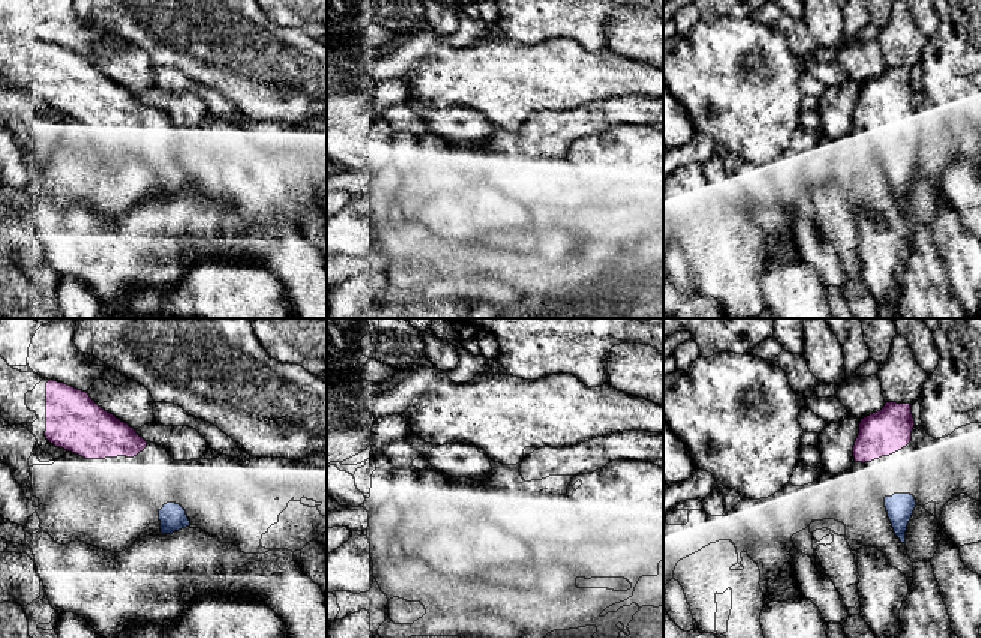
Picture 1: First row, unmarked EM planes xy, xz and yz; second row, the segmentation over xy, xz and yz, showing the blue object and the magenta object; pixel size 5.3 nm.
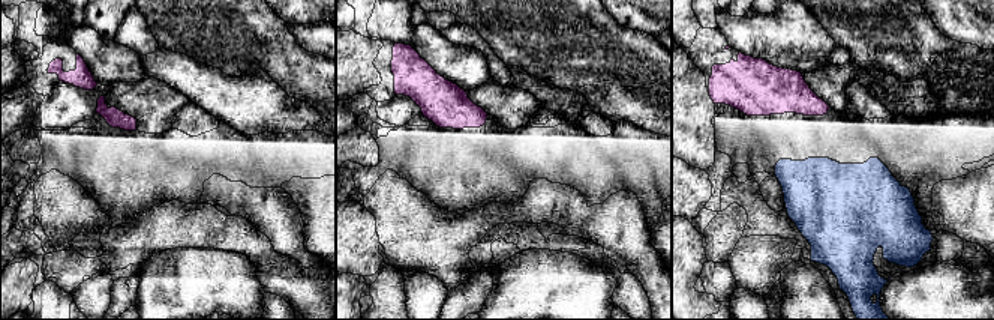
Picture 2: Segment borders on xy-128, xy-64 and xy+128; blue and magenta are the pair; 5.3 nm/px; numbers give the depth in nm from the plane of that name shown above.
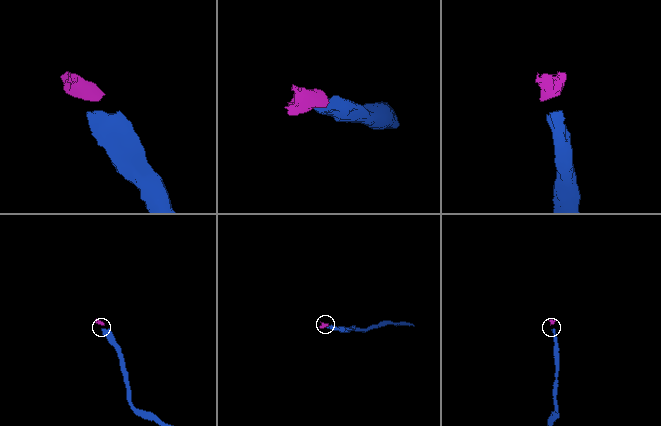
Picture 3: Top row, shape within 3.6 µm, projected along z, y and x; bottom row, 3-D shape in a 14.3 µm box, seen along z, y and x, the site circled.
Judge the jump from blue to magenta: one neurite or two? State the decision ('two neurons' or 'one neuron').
one neuron

